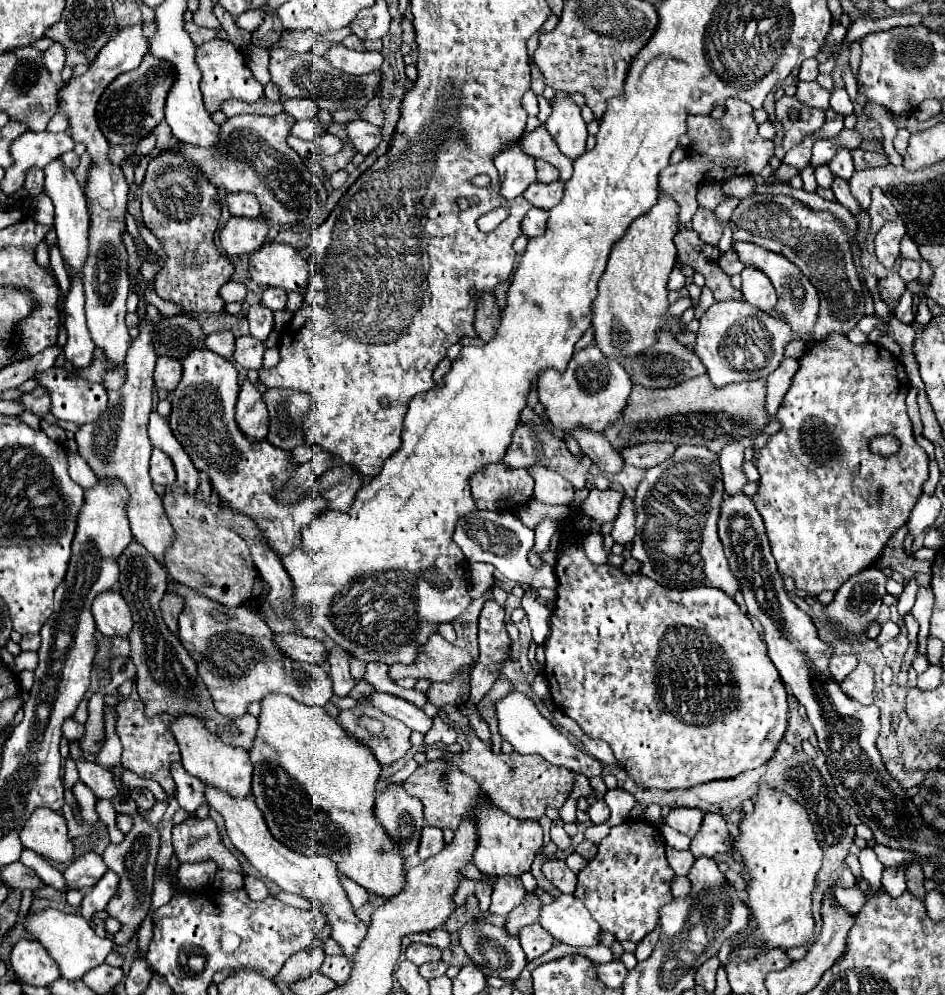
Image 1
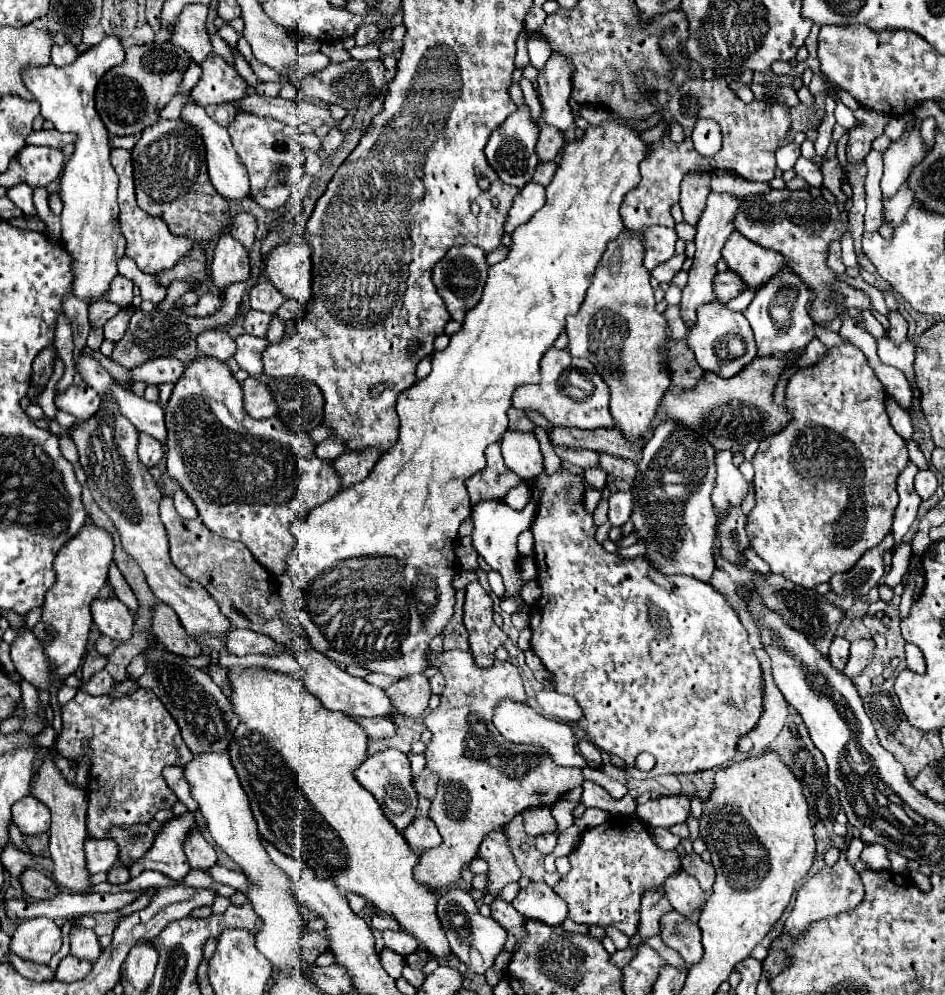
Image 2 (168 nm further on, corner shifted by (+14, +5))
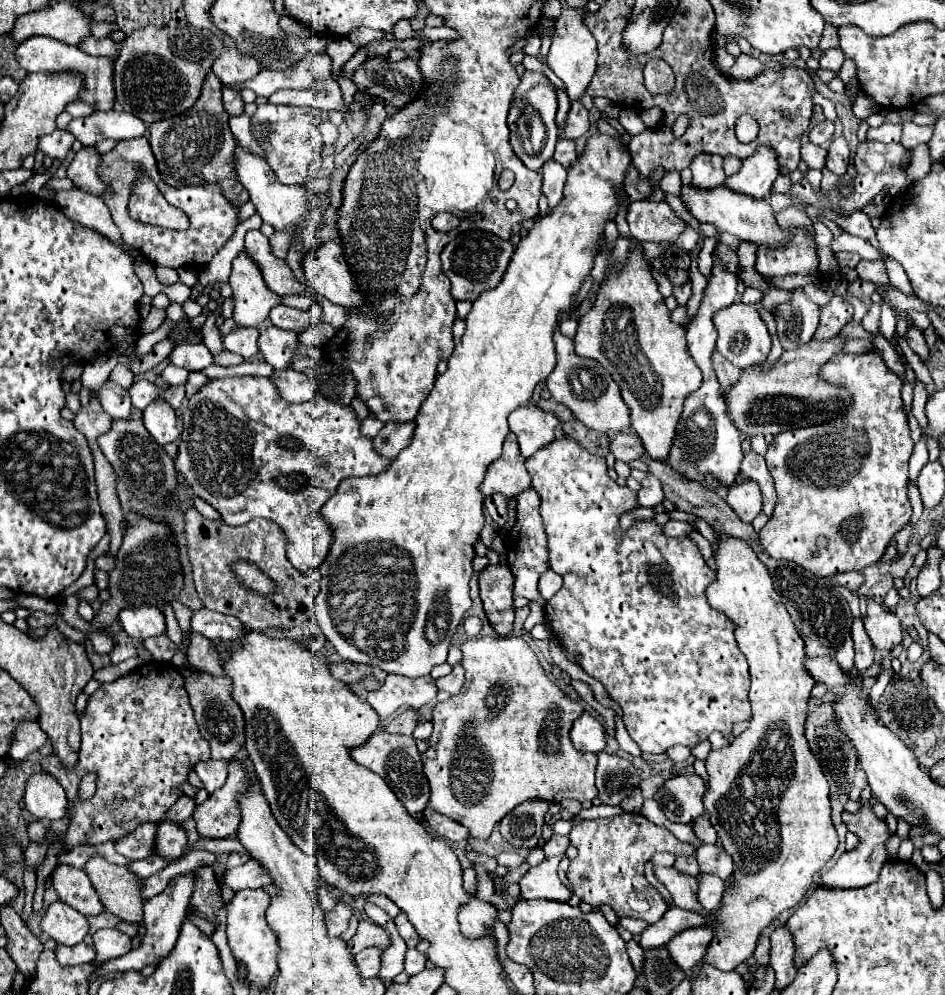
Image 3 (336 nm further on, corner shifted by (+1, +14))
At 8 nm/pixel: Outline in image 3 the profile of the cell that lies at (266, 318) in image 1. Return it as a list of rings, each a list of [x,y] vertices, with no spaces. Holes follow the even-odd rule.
[[[313,302],[311,310],[301,312],[301,310],[277,304],[269,312],[269,320],[271,320],[273,326],[279,326],[283,330],[297,330],[297,328],[303,328],[303,326],[309,328],[309,326],[321,322],[321,306],[317,302]]]

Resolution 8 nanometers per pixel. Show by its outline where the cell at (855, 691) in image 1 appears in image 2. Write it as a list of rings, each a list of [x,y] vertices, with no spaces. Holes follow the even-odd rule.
[[[856,639],[856,641],[852,641],[850,659],[848,659],[848,665],[844,669],[844,675],[850,677],[850,679],[860,675],[862,669],[872,661],[874,647],[876,647],[874,639]]]

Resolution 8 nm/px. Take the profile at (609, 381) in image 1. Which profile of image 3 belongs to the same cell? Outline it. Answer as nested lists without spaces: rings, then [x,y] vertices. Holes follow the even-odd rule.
[[[559,330],[555,332],[553,340],[555,340],[555,352],[557,352],[557,366],[551,372],[551,376],[547,377],[547,388],[549,388],[551,396],[557,402],[571,408],[575,418],[581,420],[591,430],[597,430],[601,434],[609,434],[609,432],[615,434],[619,430],[629,428],[631,426],[629,410],[627,410],[625,402],[621,400],[619,386],[615,384],[615,380],[611,376],[607,376],[605,368],[597,360],[575,354],[573,340],[565,338]]]

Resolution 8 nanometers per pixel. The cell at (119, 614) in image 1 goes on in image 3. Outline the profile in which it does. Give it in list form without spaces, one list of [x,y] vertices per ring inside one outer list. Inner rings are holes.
[[[137,606],[123,608],[119,612],[121,628],[137,640],[145,640],[149,636],[159,636],[165,632],[165,618],[157,606]]]

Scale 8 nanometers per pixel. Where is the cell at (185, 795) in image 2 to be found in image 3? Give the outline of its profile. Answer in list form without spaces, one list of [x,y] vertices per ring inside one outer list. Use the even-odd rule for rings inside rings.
[[[207,760],[207,762],[199,762],[193,766],[193,770],[197,772],[199,780],[203,782],[203,788],[213,794],[217,788],[223,786],[225,778],[227,778],[227,762],[223,760]]]

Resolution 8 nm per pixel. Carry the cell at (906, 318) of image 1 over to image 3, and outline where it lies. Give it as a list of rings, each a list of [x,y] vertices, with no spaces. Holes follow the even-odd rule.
[[[909,326],[909,328],[907,328],[905,340],[907,340],[907,344],[911,346],[911,350],[913,350],[915,354],[919,354],[921,360],[927,360],[929,348],[927,348],[927,342],[925,342],[925,338],[923,338],[923,332],[921,332],[917,326]]]

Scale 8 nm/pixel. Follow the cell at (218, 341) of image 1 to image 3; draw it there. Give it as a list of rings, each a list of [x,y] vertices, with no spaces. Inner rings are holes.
[[[237,326],[227,336],[223,336],[221,342],[223,342],[225,350],[235,352],[235,354],[243,356],[245,360],[249,360],[249,358],[253,358],[259,352],[257,336],[259,336],[257,328],[239,328]]]

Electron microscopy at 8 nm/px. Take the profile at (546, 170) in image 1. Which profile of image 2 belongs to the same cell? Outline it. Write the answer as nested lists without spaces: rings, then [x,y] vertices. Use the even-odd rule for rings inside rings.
[[[546,123],[540,125],[540,139],[536,145],[540,161],[552,161],[564,147],[564,133],[560,129],[554,129]]]

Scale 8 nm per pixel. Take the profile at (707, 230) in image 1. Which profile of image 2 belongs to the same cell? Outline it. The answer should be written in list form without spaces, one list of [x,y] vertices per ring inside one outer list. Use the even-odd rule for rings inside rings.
[[[688,173],[684,177],[680,191],[680,207],[686,223],[690,225],[698,223],[708,193],[710,193],[710,173]]]

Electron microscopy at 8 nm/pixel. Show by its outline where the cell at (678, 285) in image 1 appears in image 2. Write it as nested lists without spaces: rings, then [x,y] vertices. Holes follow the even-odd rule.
[[[650,225],[650,229],[632,231],[638,235],[644,243],[646,255],[644,255],[644,267],[652,271],[656,265],[668,261],[674,255],[674,243],[676,243],[676,231],[664,225]]]

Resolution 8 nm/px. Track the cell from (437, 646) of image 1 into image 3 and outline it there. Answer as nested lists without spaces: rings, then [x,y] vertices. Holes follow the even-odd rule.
[[[475,636],[461,646],[465,686],[457,696],[433,708],[433,734],[429,736],[429,750],[425,752],[423,770],[429,780],[429,804],[449,814],[453,820],[469,830],[471,840],[487,840],[497,822],[501,822],[515,806],[525,800],[561,802],[565,798],[577,802],[591,802],[597,796],[595,788],[595,754],[577,752],[569,740],[573,720],[583,714],[583,708],[567,698],[543,672],[531,646],[521,636],[483,638]]]

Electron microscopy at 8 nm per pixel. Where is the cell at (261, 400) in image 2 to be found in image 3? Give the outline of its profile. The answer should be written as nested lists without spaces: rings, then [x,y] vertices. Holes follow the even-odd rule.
[[[275,370],[271,380],[277,386],[279,396],[289,402],[289,404],[299,404],[299,402],[307,402],[311,400],[313,392],[315,392],[315,380],[295,372],[295,370]]]

